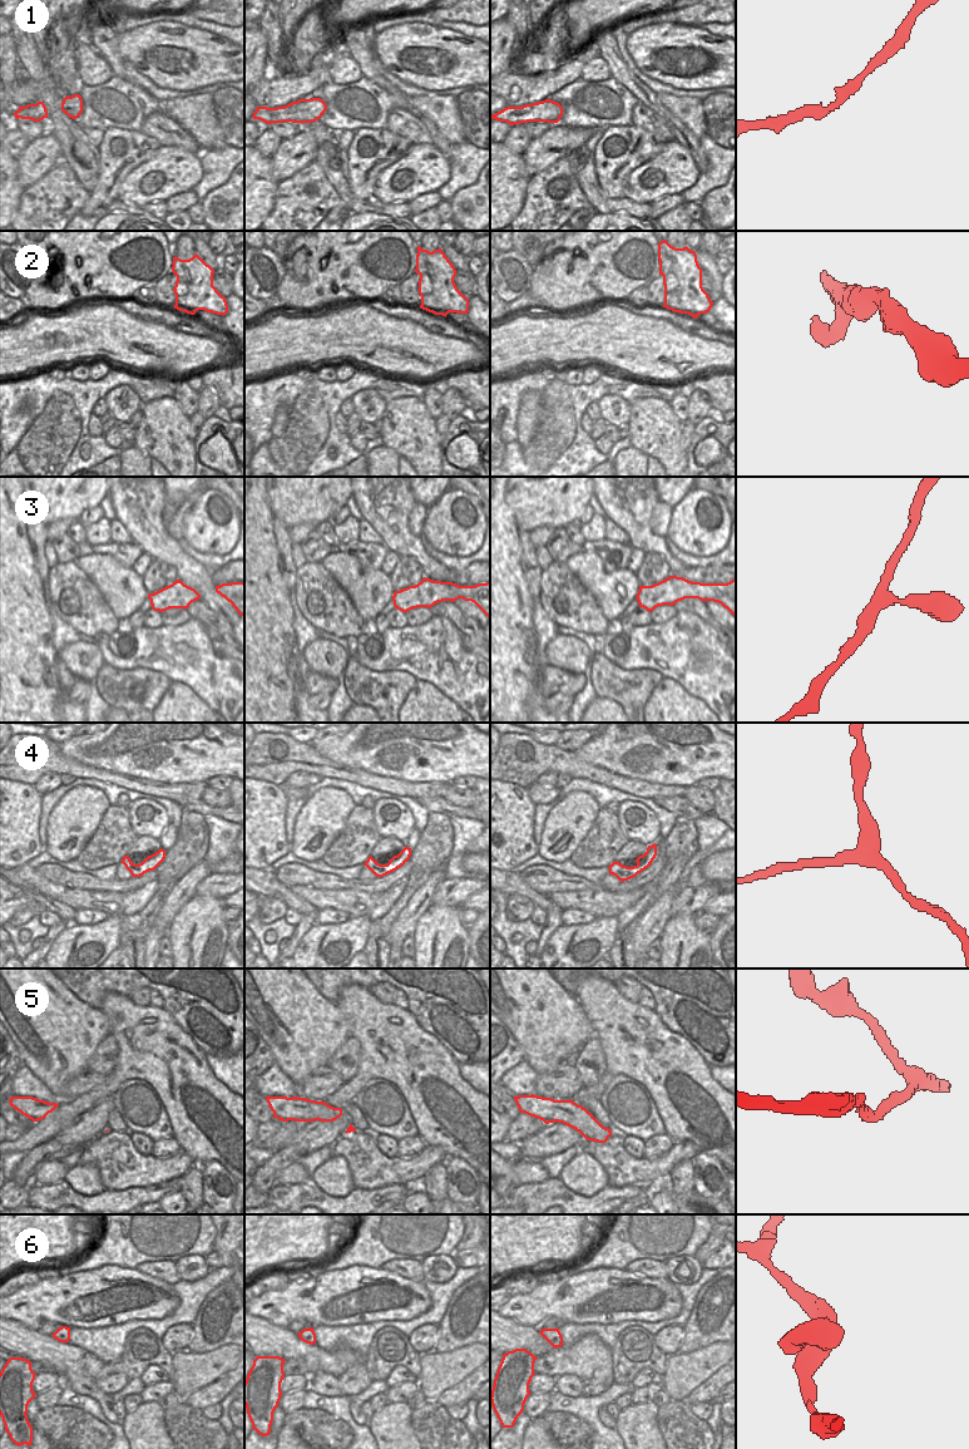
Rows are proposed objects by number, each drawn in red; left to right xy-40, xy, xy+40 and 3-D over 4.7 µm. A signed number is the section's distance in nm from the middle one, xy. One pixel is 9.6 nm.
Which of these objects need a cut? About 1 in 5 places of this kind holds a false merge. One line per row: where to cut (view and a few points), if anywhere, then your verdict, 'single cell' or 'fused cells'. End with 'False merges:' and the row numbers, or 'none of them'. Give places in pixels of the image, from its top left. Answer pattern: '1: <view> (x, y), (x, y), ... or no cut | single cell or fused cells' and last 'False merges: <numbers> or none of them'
1: no cut | single cell
2: no cut | single cell
3: no cut | single cell
4: no cut | single cell
5: no cut | single cell
6: no cut | single cell
False merges: none of them

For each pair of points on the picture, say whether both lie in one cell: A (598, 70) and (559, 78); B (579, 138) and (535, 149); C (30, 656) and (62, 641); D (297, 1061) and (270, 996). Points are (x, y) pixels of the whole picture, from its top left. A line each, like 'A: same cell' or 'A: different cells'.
A: different cells
B: same cell
C: different cells
D: same cell

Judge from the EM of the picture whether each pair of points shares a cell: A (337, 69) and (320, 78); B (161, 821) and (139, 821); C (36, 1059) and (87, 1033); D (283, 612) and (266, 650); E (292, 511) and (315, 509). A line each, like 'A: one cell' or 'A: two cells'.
A: two cells
B: one cell
C: one cell
D: one cell
E: one cell

